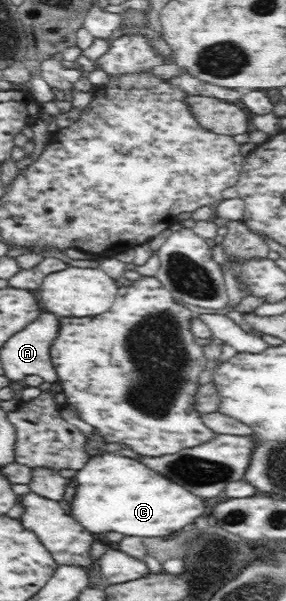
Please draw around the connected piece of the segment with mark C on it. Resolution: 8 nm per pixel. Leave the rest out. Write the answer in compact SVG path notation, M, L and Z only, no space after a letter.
M107 453L89 457L88 462L76 471L72 479L76 482L74 498L69 502L70 515L92 534L120 532L124 536L158 537L168 536L176 530L182 530L186 524L194 522L204 514L206 506L200 496L194 495L180 484L160 476L150 470L144 462L128 457L127 453Z

